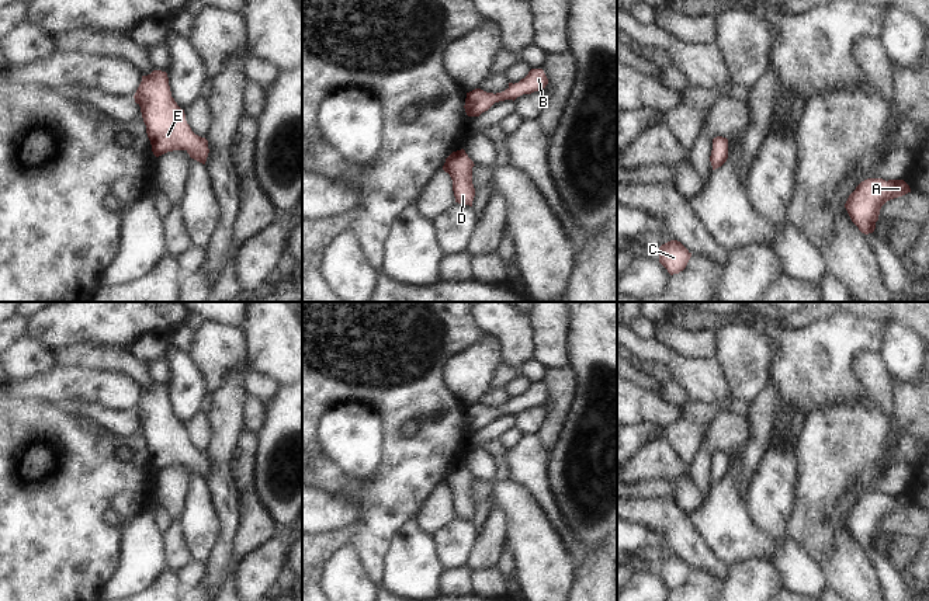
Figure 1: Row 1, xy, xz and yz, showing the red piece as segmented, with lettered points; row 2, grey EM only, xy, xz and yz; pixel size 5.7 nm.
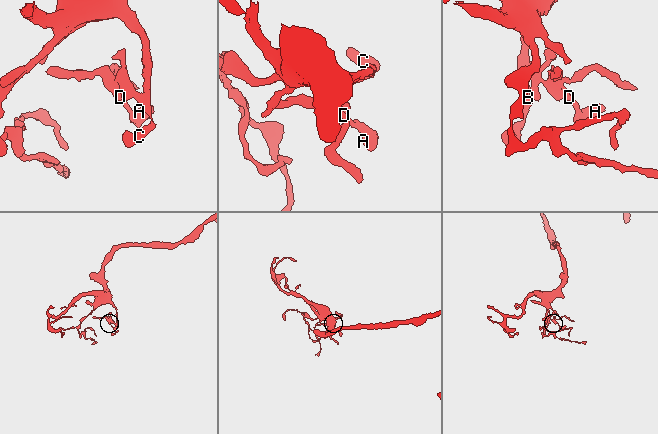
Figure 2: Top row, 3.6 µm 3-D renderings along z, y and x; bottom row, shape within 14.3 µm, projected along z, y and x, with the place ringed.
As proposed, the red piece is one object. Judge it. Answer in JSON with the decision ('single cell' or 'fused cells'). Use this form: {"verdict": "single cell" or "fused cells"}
{"verdict": "single cell"}

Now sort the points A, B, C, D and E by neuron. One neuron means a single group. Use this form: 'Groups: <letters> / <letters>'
Groups: A B C D E.

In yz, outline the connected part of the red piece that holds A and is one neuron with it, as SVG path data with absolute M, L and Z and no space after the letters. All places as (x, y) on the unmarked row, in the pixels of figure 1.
M867 493L849 510L845 522L859 545L869 549L876 543L881 521L908 507L911 503L904 494Z

